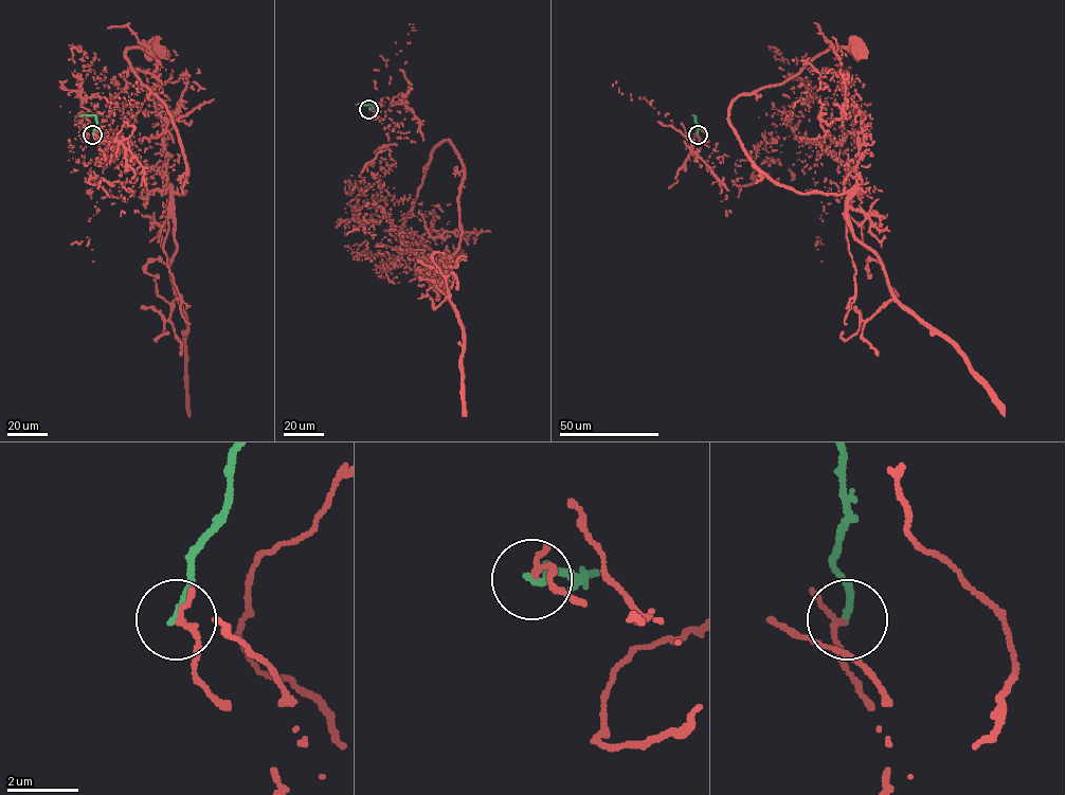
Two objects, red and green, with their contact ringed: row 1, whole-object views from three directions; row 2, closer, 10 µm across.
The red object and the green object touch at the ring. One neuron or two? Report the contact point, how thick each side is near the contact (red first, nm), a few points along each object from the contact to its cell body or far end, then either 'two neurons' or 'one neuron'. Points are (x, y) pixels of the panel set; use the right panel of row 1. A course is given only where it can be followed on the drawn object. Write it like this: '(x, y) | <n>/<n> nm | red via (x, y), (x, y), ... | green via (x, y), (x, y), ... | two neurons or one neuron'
(698, 134) | 130/190 nm | red via (698, 134), (740, 160), (761, 142), (820, 142), (854, 187), (777, 185), (728, 108), (856, 49) | green via (698, 134), (692, 115) | two neurons

